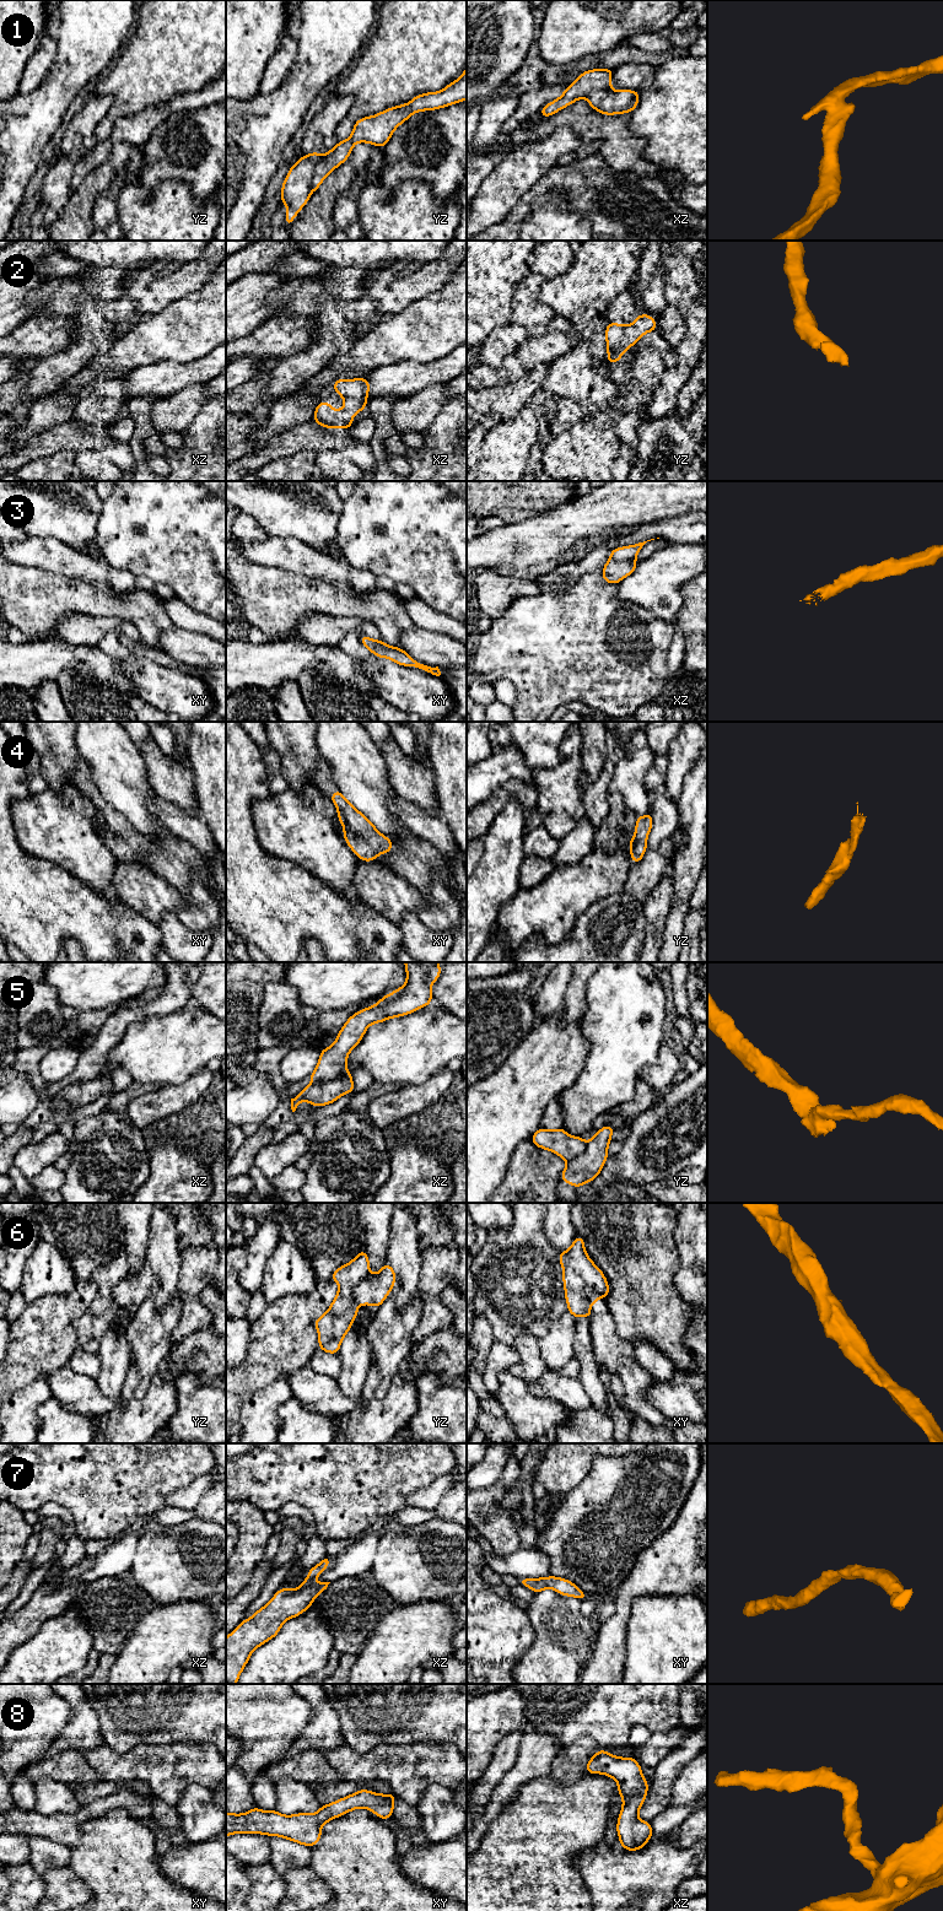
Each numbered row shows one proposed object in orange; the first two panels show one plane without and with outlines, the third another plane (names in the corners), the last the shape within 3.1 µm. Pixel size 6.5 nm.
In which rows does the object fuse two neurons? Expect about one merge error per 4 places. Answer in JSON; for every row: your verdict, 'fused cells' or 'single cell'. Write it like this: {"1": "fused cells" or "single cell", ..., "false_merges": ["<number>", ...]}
{"1": "fused cells", "2": "single cell", "3": "single cell", "4": "single cell", "5": "fused cells", "6": "fused cells", "7": "single cell", "8": "single cell", "false_merges": ["1", "5", "6"]}

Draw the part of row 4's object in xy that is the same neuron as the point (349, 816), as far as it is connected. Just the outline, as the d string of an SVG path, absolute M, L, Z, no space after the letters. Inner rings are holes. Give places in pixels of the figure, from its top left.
M339 789L332 794L330 800L338 809L339 822L345 827L343 836L359 859L373 862L377 855L393 849L393 842L379 833L374 825L347 801Z

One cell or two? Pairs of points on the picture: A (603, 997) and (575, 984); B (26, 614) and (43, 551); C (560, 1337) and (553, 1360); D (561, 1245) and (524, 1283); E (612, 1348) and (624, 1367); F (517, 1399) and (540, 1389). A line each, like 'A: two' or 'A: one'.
A: two
B: two
C: one
D: two
E: two
F: two

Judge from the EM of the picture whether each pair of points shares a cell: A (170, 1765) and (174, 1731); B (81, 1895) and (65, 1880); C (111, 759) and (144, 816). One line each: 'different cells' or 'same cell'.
A: different cells
B: same cell
C: same cell

